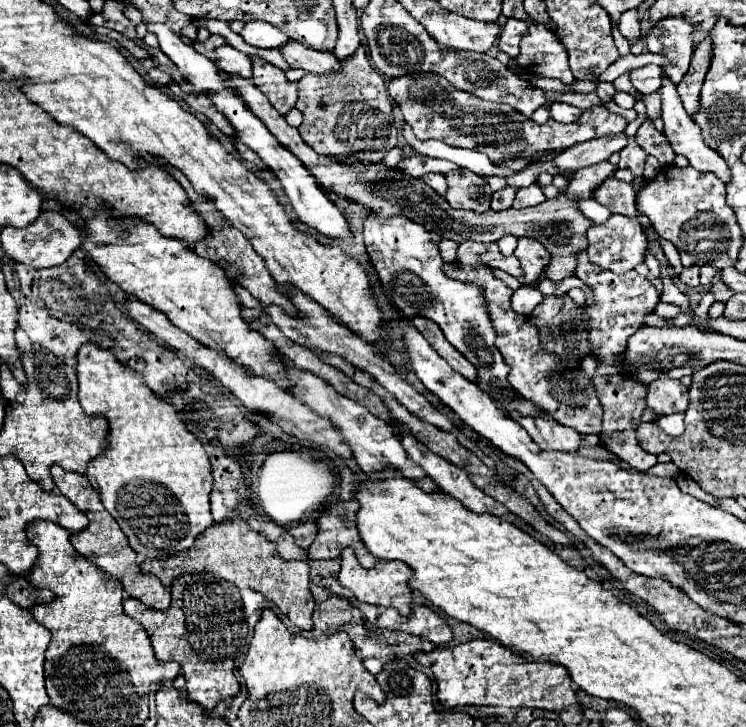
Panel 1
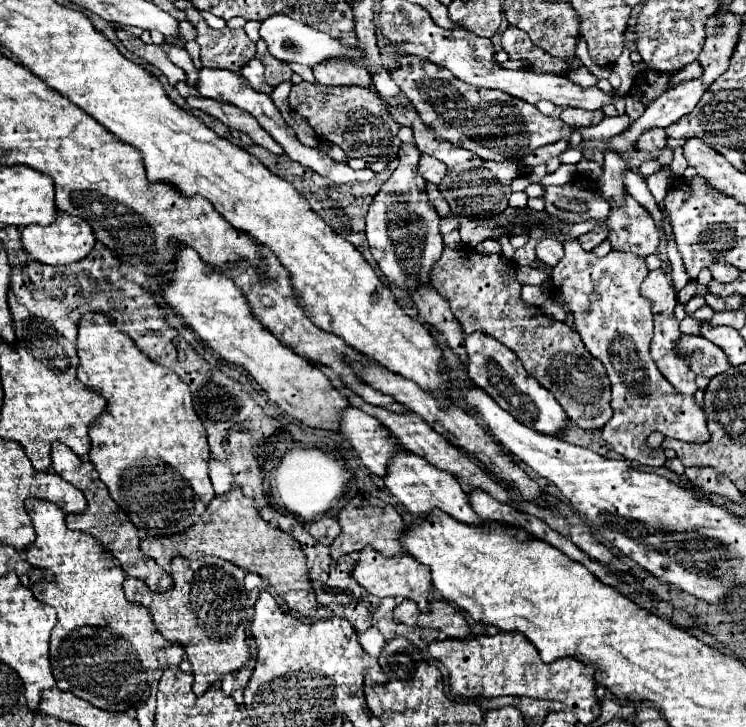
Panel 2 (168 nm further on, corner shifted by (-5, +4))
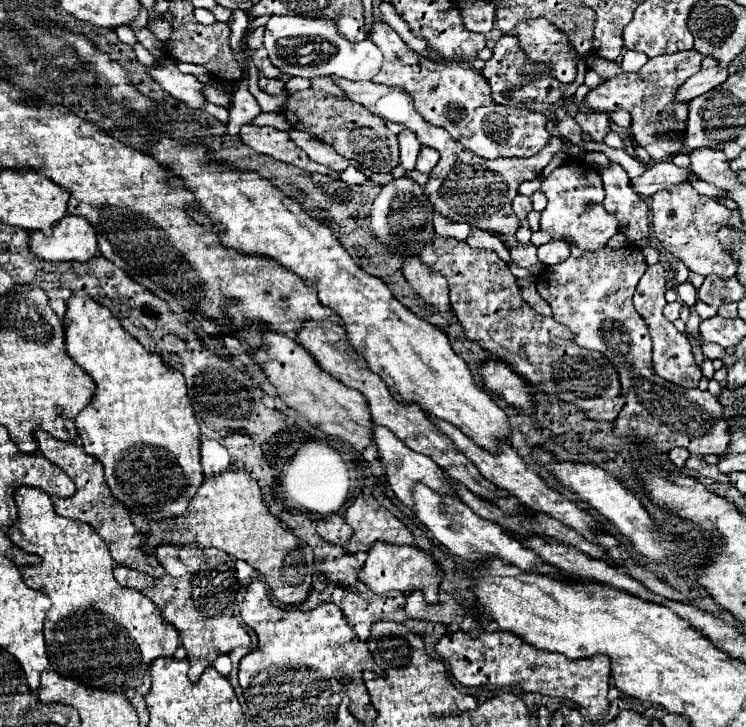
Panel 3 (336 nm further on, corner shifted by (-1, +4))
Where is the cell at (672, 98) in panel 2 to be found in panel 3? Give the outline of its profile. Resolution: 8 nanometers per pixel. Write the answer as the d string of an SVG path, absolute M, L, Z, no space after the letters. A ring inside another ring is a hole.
M710 68L710 70L700 70L698 74L690 76L690 80L684 82L684 86L678 88L676 92L676 102L690 102L692 98L706 94L714 86L722 84L728 76L726 68Z

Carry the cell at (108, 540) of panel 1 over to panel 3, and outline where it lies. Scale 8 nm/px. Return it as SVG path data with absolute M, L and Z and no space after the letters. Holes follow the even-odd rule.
M36 430L34 436L38 440L39 451L47 459L52 460L52 464L62 468L72 478L72 482L78 488L72 498L54 500L56 514L60 514L64 518L88 522L102 536L102 540L110 548L110 554L112 554L116 564L124 564L124 566L134 568L138 572L146 572L152 578L164 576L164 568L160 566L156 556L144 554L144 550L142 550L142 534L138 534L138 530L134 528L134 524L130 520L130 512L118 500L114 500L114 496L110 494L110 488L108 488L108 484L104 480L102 464L96 458L88 456L80 442L60 442L60 440L56 440L54 436L50 436L44 430Z

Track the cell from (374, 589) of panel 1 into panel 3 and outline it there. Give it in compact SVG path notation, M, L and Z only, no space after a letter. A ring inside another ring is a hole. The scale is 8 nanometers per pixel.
M376 542L368 550L368 558L362 570L358 572L358 580L364 582L376 594L384 594L388 590L400 590L400 592L420 590L428 600L428 604L438 604L440 576L438 576L436 562L428 552L418 550L416 546L394 546L386 542Z

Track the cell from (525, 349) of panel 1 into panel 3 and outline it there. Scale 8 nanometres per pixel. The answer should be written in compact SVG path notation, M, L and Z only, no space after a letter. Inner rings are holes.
M434 236L432 244L420 254L420 262L448 280L452 310L460 320L466 338L508 362L516 374L550 398L582 408L590 420L612 422L620 414L624 398L620 396L620 380L614 366L604 360L600 352L580 348L574 342L572 332L554 318L536 314L522 298L516 276L496 252L476 250L454 238Z

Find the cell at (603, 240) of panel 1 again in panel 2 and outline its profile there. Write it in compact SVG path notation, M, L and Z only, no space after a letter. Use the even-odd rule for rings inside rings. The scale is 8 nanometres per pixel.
M630 194L626 196L624 204L612 206L608 220L612 228L608 242L614 250L634 252L644 258L656 252L660 244L660 232L648 210Z

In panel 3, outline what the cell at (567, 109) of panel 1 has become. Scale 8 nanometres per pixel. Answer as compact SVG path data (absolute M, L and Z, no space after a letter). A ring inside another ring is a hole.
M578 112L574 120L582 128L582 132L592 136L594 142L604 142L604 136L610 132L610 120L604 112Z

